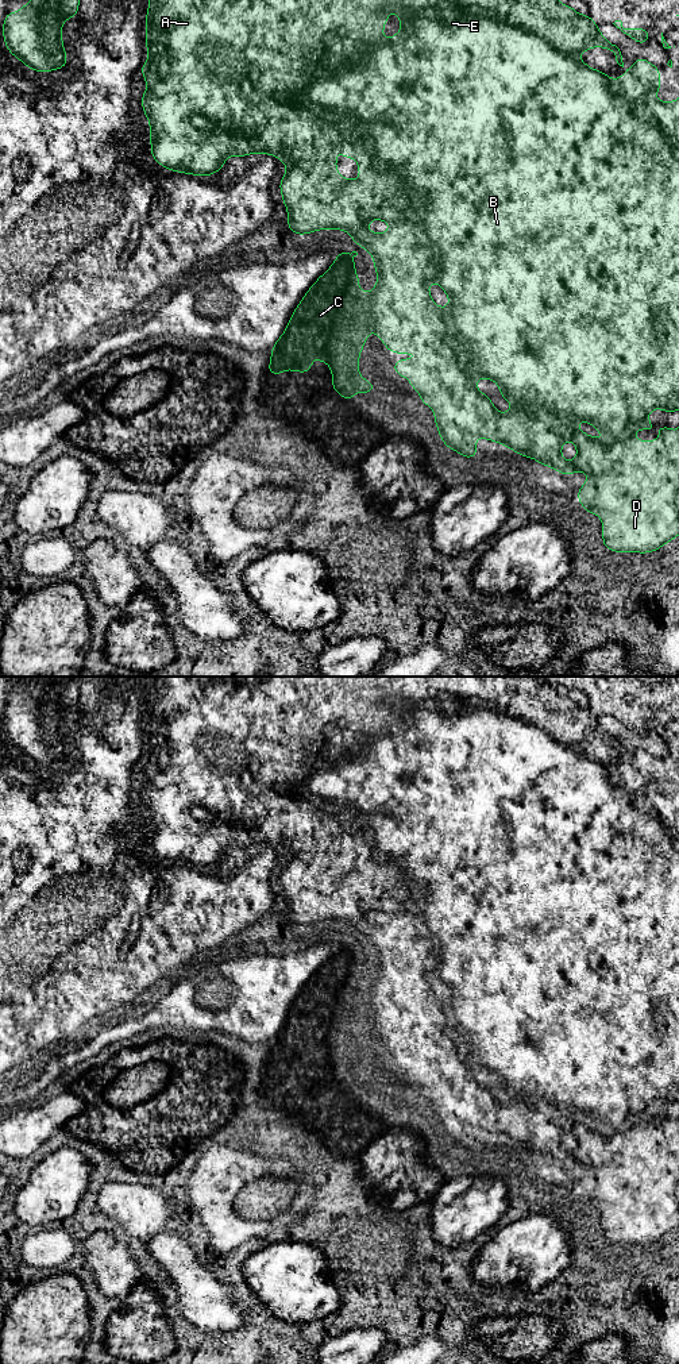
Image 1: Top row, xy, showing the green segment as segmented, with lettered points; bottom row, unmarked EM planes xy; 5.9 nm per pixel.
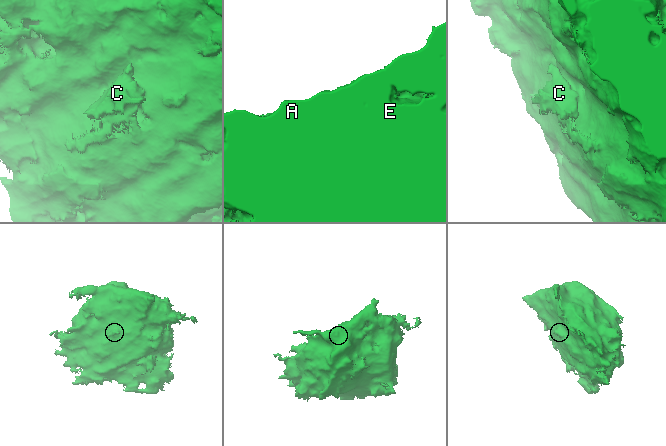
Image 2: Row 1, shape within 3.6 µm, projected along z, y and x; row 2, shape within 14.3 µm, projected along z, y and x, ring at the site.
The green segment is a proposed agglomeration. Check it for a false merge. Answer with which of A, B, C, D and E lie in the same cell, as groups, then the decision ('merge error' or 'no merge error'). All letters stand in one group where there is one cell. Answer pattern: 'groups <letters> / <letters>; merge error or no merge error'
groups A B D E / C; merge error

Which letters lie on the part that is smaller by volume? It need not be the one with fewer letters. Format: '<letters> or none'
C

